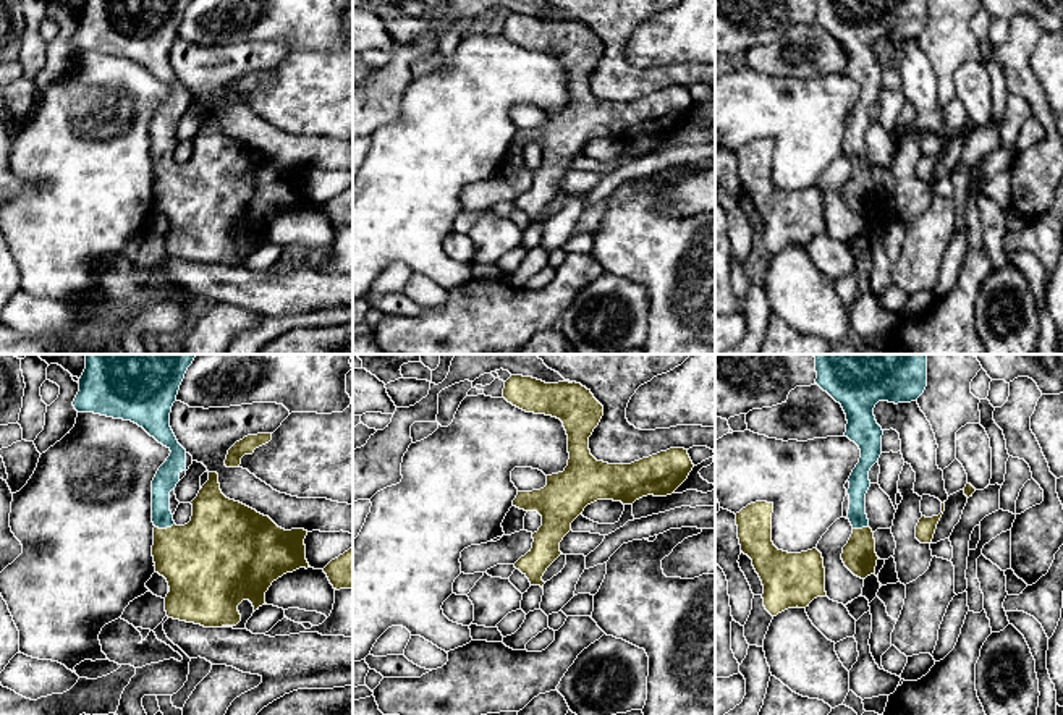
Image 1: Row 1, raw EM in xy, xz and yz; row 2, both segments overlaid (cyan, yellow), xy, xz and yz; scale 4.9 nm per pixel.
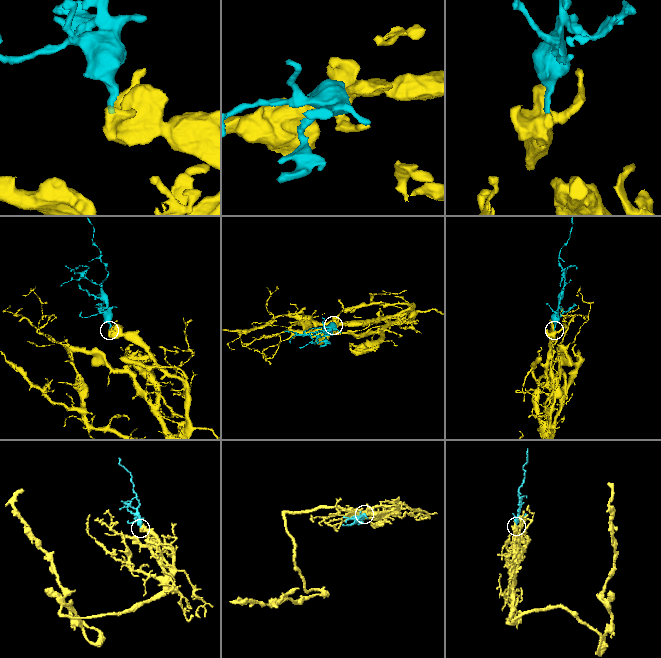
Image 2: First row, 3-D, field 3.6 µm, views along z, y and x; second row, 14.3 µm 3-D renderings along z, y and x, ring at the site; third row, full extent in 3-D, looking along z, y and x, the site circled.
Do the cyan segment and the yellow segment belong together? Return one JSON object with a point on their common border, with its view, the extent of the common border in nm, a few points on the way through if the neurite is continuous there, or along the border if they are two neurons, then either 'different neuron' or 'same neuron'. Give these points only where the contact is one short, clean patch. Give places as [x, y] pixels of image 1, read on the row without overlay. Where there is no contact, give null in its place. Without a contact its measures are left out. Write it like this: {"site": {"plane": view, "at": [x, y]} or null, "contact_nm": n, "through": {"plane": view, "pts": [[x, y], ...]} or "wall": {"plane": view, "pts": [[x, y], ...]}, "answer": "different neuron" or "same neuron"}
{"site": {"plane": "xy", "at": [164, 165]}, "contact_nm": 100, "through": {"plane": "xy", "pts": [[167, 115], [162, 122], [164, 165], [190, 191], [203, 198]]}, "answer": "same neuron"}

